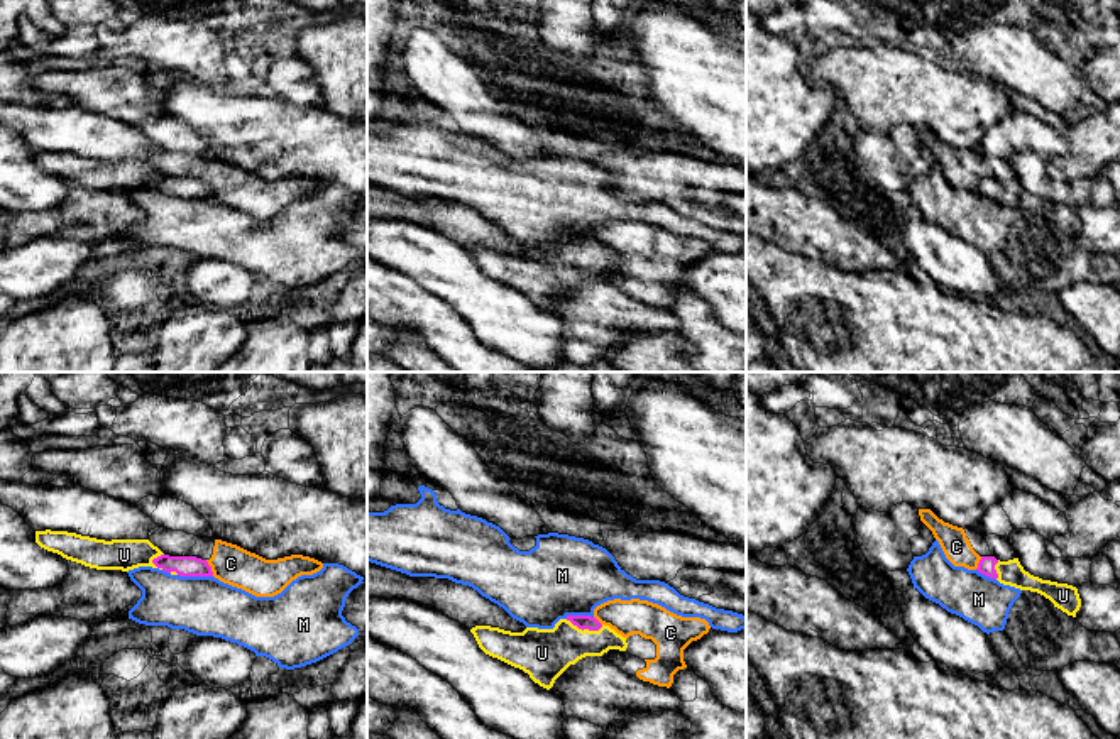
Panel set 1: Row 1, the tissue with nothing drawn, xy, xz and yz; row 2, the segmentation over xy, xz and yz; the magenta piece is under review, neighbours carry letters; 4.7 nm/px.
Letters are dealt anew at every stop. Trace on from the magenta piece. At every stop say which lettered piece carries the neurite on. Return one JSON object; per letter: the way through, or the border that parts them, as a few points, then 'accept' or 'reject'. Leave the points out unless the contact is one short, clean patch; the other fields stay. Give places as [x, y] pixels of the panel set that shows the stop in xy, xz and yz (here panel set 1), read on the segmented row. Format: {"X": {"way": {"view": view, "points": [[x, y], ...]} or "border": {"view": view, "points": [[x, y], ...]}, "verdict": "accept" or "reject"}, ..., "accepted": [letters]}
{"C": {"border": {"view": "xy", "points": [[205, 560], [214, 575]]}, "verdict": "reject"}, "M": {"verdict": "reject"}, "U": {"verdict": "accept"}, "accepted": ["U"]}

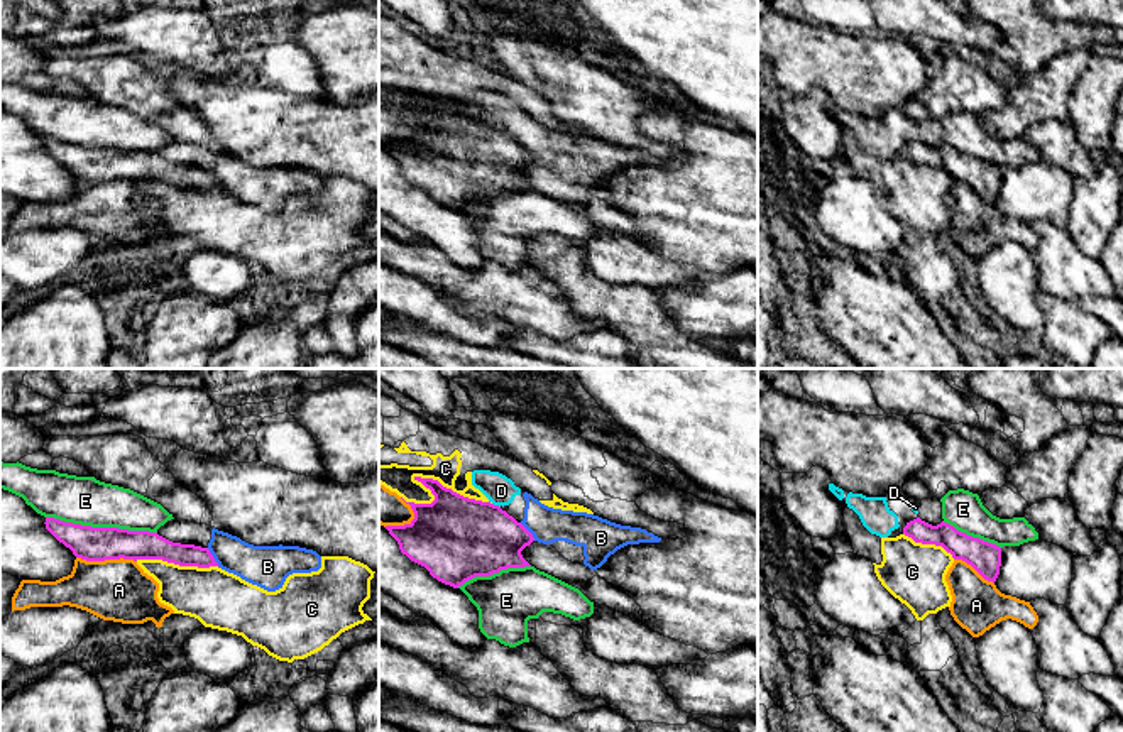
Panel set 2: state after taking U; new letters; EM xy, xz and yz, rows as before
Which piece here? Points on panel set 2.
{"A": {"verdict": "reject"}, "B": {"verdict": "reject"}, "C": {"verdict": "reject"}, "D": {"verdict": "reject"}, "E": {"verdict": "reject"}, "accepted": []}

